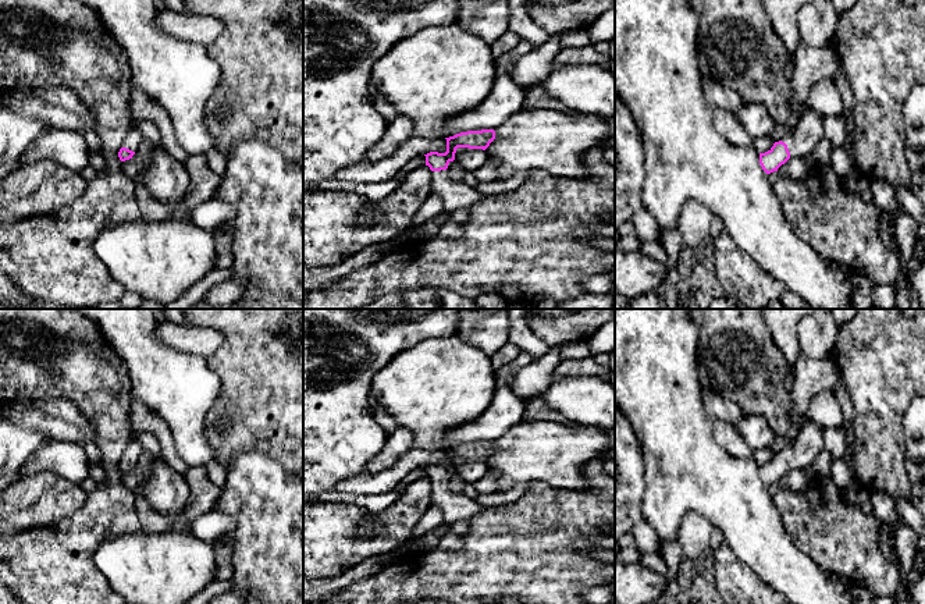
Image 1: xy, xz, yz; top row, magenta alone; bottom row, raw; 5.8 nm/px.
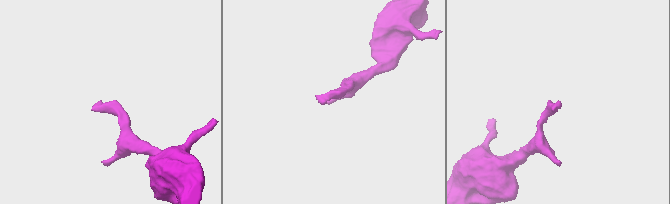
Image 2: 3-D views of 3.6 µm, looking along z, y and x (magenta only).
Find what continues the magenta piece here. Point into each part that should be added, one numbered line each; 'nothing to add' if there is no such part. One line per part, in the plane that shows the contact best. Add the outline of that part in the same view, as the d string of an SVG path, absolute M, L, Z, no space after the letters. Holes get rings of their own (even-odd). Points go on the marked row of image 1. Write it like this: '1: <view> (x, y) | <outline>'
1: xz (455, 195) | M449 161L447 170L433 171L431 193L438 195L447 212L458 209L467 209L472 205L483 200L481 195L474 186L469 186L465 181L452 181L448 178L448 171L452 166Z

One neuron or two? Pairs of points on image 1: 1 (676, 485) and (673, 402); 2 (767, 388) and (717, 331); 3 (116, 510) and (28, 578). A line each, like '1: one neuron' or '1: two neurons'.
1: one neuron
2: one neuron
3: one neuron

